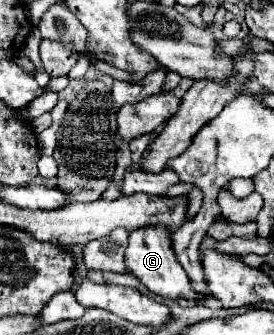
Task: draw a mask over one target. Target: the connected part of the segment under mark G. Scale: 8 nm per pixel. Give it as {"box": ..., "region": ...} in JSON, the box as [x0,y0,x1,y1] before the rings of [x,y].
{"box":[125,225,201,303],"region":[[[149,225],[139,227],[131,231],[129,235],[129,247],[127,247],[127,259],[125,259],[129,271],[153,293],[157,293],[163,299],[187,299],[191,303],[199,303],[201,299],[191,289],[191,281],[185,273],[185,269],[179,265],[173,247],[171,247],[171,231],[167,231],[163,225]]]}

